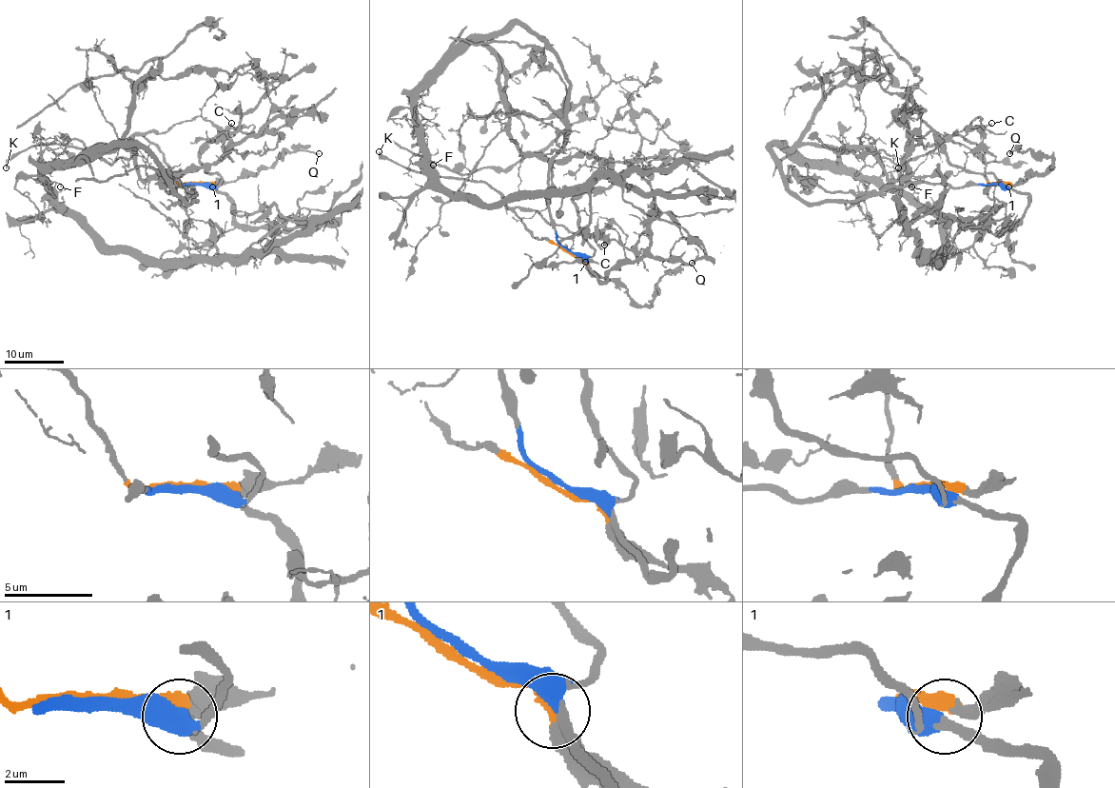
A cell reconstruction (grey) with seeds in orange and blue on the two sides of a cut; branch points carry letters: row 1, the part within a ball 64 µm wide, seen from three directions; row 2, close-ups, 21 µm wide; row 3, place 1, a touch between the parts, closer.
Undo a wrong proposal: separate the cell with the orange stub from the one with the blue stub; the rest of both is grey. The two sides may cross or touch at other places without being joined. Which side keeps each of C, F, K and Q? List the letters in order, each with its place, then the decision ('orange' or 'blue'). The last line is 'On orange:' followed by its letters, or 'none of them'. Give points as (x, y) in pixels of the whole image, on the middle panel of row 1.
C: (604, 245) | orange
F: (433, 165) | blue
K: (379, 151) | orange
Q: (692, 263) | orange
On orange: C, K, Q

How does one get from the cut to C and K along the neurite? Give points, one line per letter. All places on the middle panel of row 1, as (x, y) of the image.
C: (568, 251), (549, 240), (535, 238), (516, 208), (537, 211), (557, 226), (578, 233), (599, 233), (604, 244)
K: (568, 251), (549, 240), (535, 238), (502, 198), (484, 183), (410, 170), (379, 151)

